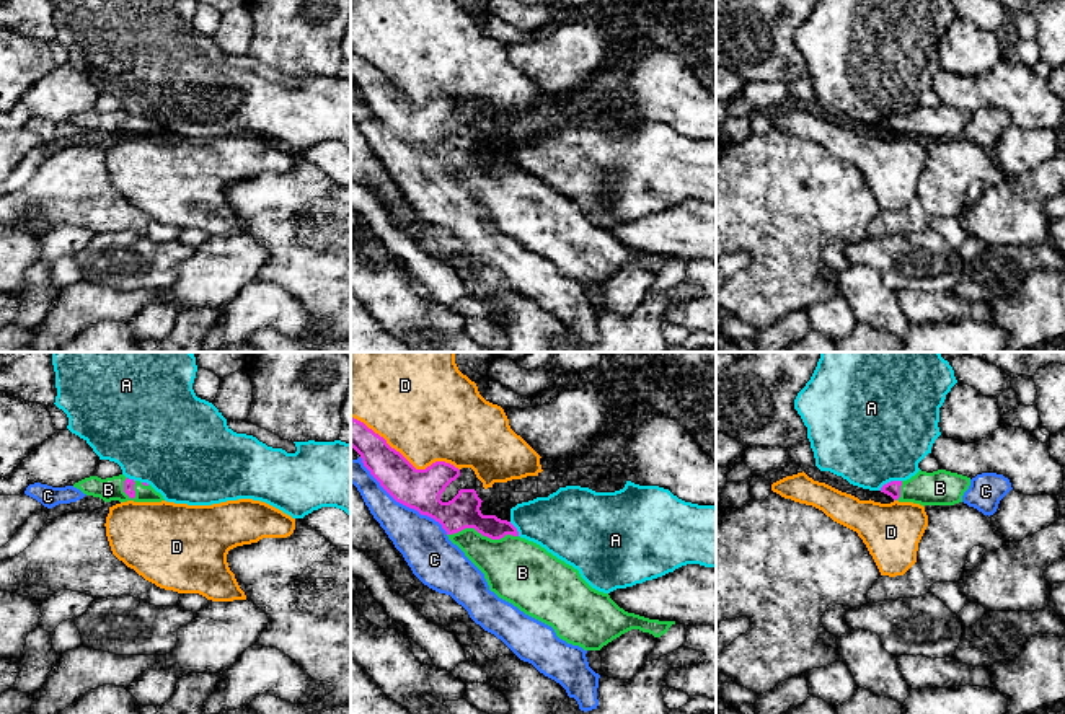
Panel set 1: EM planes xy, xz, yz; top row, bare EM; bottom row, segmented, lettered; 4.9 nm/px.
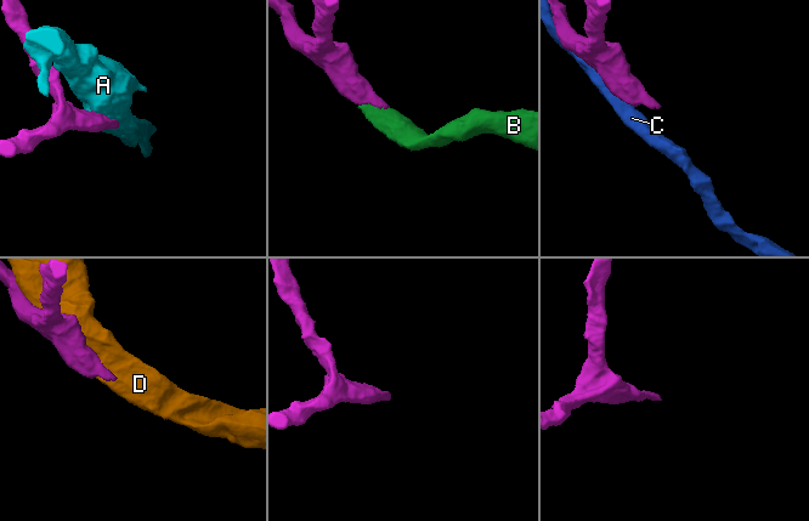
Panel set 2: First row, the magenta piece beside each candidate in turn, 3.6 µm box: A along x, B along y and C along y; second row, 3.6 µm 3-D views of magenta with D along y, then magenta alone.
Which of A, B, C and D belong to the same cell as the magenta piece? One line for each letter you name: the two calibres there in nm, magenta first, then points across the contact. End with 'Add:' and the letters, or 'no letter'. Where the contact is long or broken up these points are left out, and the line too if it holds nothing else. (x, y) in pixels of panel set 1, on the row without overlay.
B: calibres 160 and 320 nm; way xz (462, 147), (483, 170), (519, 206)
Add: B

